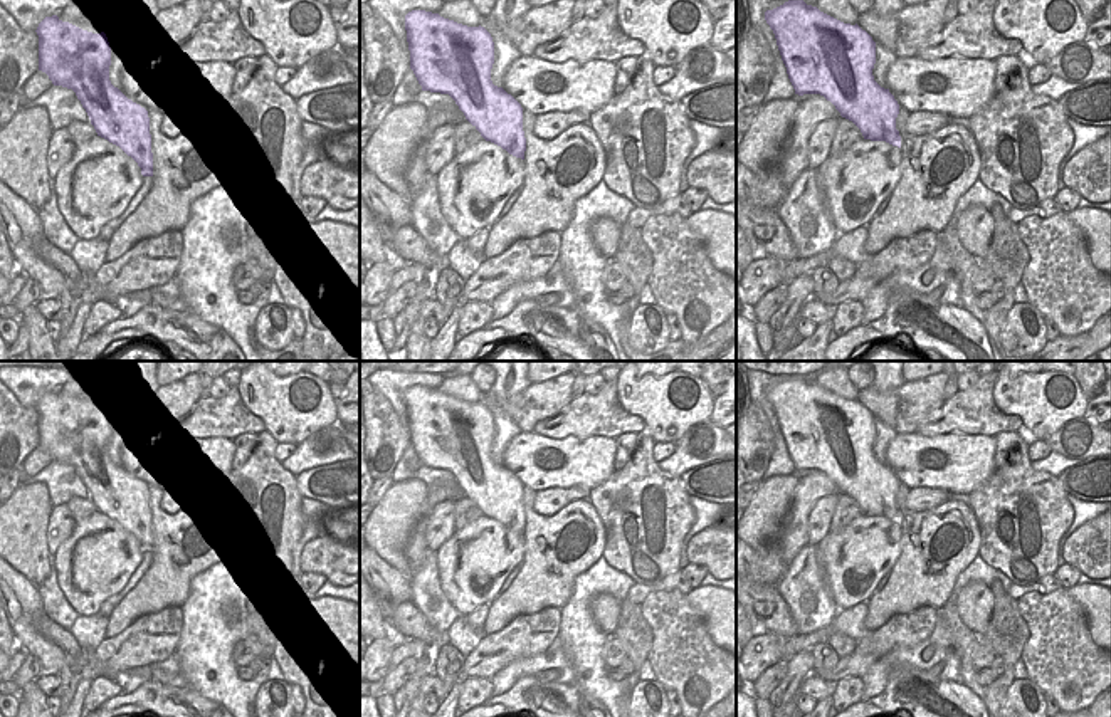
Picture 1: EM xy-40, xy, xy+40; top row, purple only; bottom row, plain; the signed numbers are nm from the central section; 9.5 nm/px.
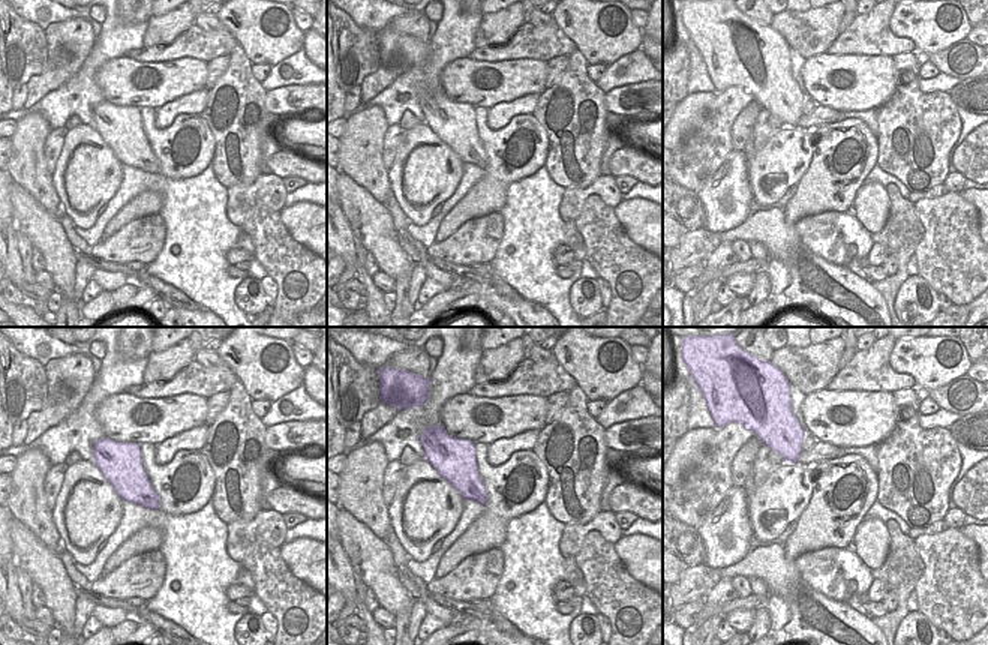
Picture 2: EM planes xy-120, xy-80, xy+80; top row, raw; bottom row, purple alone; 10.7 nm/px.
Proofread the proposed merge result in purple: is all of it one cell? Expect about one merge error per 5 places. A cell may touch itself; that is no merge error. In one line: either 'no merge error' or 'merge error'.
no merge error

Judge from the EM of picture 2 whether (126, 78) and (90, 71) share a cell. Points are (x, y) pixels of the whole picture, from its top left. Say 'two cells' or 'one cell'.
two cells

